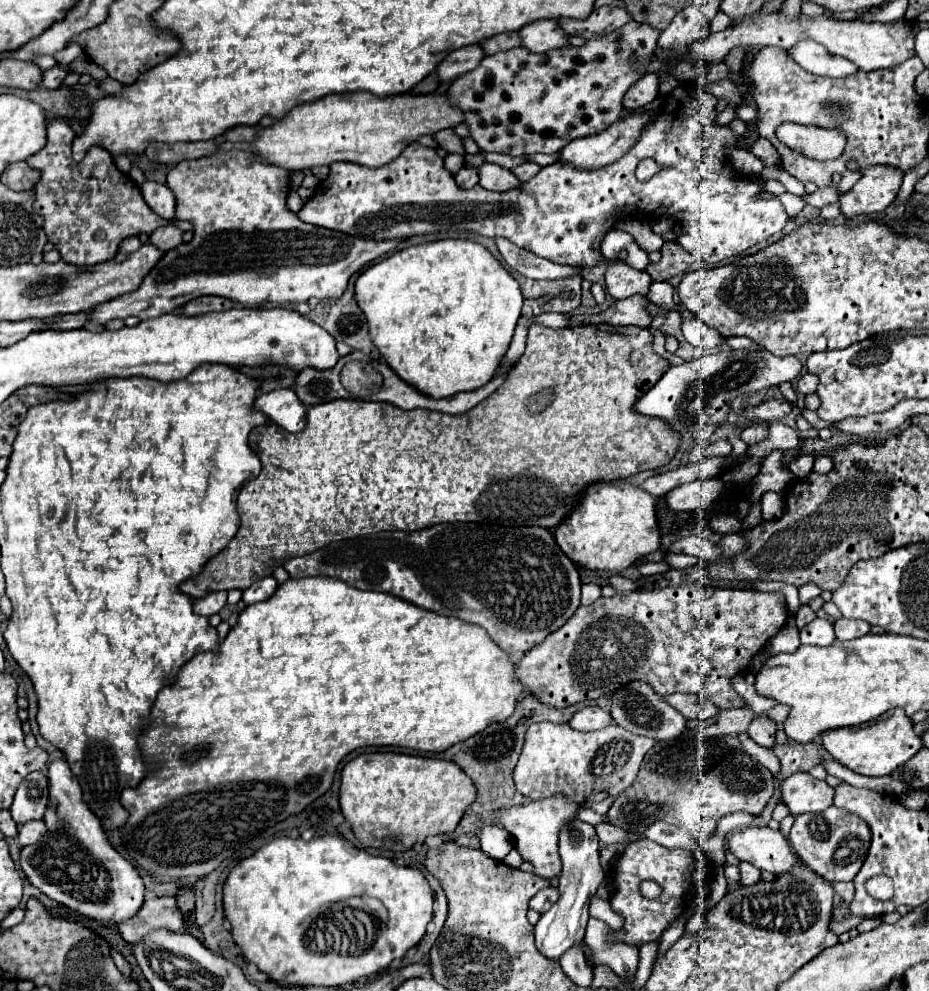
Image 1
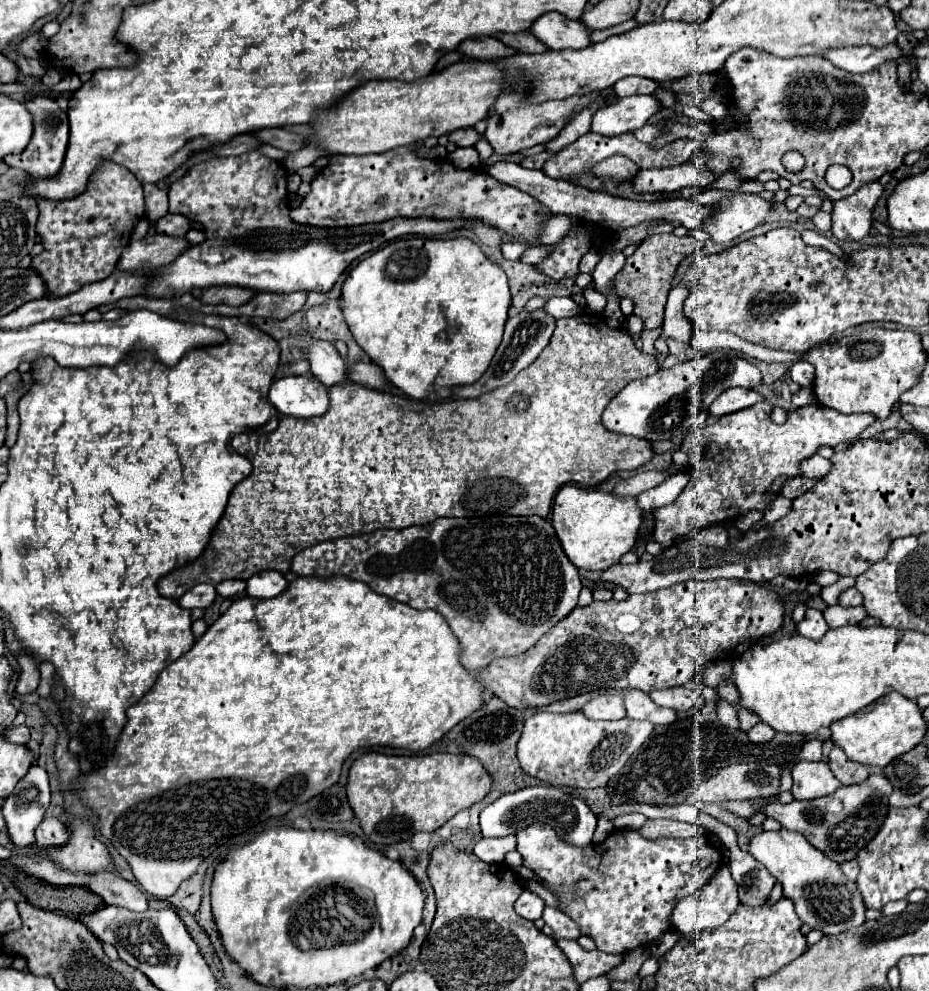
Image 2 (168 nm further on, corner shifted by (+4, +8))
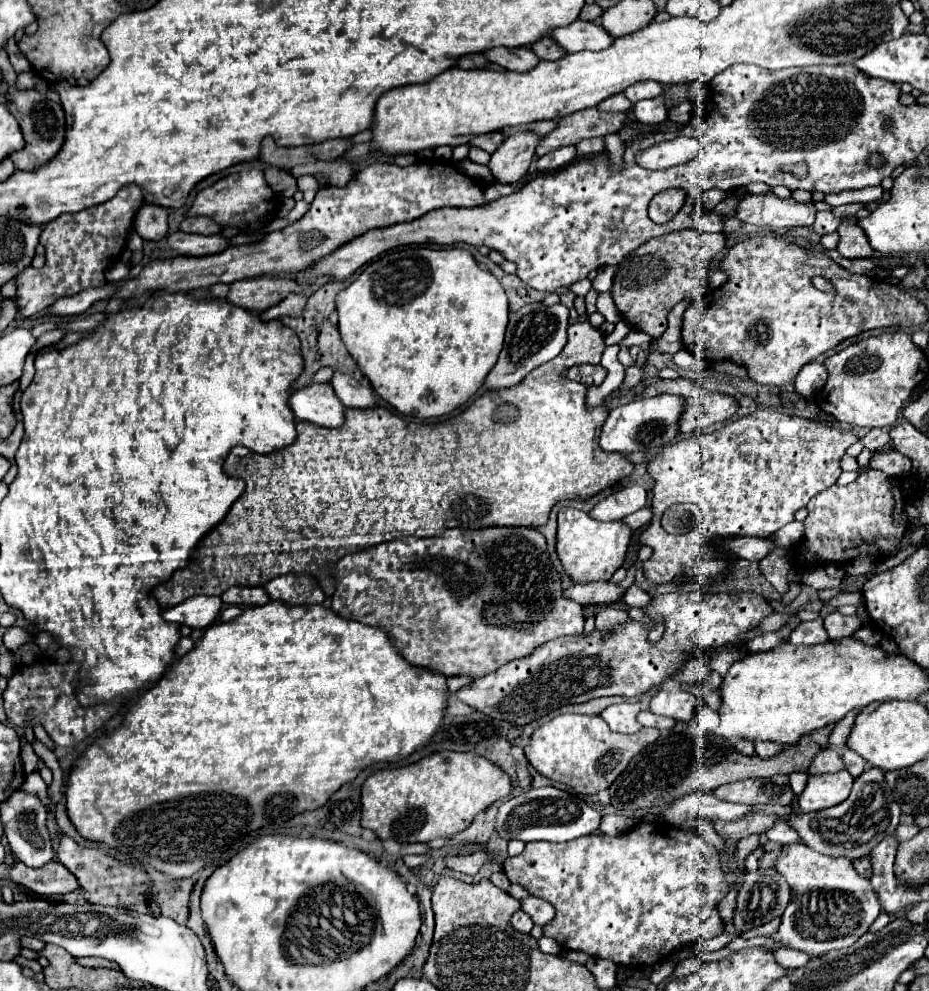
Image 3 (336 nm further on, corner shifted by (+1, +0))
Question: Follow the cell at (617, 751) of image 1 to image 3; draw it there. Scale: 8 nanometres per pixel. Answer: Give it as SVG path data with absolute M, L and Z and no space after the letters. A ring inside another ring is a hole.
M558 715L532 733L524 749L530 765L544 777L572 787L576 793L594 795L608 789L626 769L630 759L658 739L656 729L642 727L638 733L612 733L600 715Z

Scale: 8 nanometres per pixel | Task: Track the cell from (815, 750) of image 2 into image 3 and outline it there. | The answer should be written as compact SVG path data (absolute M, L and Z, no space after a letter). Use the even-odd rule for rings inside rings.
M850 711L840 723L836 723L836 727L834 727L832 733L830 733L830 743L828 743L830 749L842 749L842 747L846 745L846 737L848 737L848 733L850 733L850 729L852 729L852 723L854 723L856 713L858 713L858 711L854 711L854 713Z

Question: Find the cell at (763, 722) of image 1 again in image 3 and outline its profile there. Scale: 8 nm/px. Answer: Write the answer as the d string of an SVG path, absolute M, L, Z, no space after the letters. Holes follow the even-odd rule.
M756 741L756 755L768 759L768 757L774 757L776 753L782 751L782 745L780 743L768 743L768 741Z

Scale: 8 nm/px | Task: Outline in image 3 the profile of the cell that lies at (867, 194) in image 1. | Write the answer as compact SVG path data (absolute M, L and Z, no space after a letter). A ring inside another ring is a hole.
M852 203L852 205L840 205L832 209L834 217L844 217L840 227L836 229L840 235L838 243L838 253L846 259L860 259L860 257L874 257L874 249L868 245L866 233L858 225L856 213L864 209L862 203Z

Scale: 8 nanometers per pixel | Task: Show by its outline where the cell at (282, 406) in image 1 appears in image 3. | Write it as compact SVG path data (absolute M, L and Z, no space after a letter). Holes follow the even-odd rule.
M312 383L294 391L288 405L298 421L316 423L320 427L338 427L344 421L344 405L336 399L330 383Z

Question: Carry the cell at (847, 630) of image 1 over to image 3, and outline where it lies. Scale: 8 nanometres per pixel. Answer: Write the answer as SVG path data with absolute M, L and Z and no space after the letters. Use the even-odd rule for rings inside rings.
M834 611L824 619L824 627L830 639L840 639L854 635L860 627L864 627L864 621L858 615L840 615L838 611Z

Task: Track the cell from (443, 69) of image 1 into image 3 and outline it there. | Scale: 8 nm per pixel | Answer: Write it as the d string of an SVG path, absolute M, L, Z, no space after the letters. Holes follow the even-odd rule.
M494 47L490 51L484 51L484 55L490 55L492 63L510 71L528 71L540 61L528 47Z

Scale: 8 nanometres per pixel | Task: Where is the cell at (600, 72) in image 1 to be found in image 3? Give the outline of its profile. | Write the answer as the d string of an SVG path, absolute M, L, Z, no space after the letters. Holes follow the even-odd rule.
M520 131L506 137L500 149L492 153L492 159L488 163L494 179L510 185L522 179L530 167L538 143L540 135L536 135L534 131Z

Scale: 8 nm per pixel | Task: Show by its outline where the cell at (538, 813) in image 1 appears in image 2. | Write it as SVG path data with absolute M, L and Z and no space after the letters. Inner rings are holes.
M535 823L535 825L529 825L527 829L519 831L519 833L517 833L517 851L519 851L521 857L523 857L523 865L525 865L527 869L531 869L531 871L535 873L535 877L539 877L539 879L551 889L551 893L559 899L559 907L561 907L561 911L567 913L567 915L577 923L581 935L591 937L591 939L595 941L595 945L597 945L599 951L603 951L603 953L619 953L619 955L629 953L629 951L633 951L633 949L637 949L637 947L645 947L645 945L653 943L655 939L659 939L661 935L665 935L667 931L671 931L671 929L673 929L671 913L673 913L675 905L677 905L681 899L685 899L685 897L699 895L699 891L709 883L709 879L715 875L717 869L719 869L723 862L723 856L720 850L716 848L707 837L687 837L687 839L679 839L679 837L663 837L663 839L655 839L655 841L651 841L651 839L645 839L639 831L625 829L625 831L613 831L603 843L599 843L599 847L597 847L597 845L575 847L575 845L571 845L571 843L559 839L557 833L555 833L549 825L545 825L545 823Z

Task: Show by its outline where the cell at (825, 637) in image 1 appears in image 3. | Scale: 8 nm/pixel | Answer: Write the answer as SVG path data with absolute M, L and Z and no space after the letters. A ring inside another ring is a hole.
M820 617L814 621L802 621L790 635L792 645L818 645L826 641L828 641L828 633Z

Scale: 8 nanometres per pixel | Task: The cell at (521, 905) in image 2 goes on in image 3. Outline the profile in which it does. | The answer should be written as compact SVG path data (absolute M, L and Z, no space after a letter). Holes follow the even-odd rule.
M522 909L512 915L510 923L512 923L512 927L514 927L516 931L520 931L520 933L530 933L532 927L534 927L534 921L532 921L532 919L528 917L528 913L524 913Z

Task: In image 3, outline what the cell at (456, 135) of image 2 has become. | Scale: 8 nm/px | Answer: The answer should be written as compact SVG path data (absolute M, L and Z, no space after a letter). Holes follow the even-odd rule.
M486 133L486 135L480 135L480 137L474 137L470 141L472 147L480 147L488 153L494 153L498 149L498 145L504 141L504 135L502 133Z

